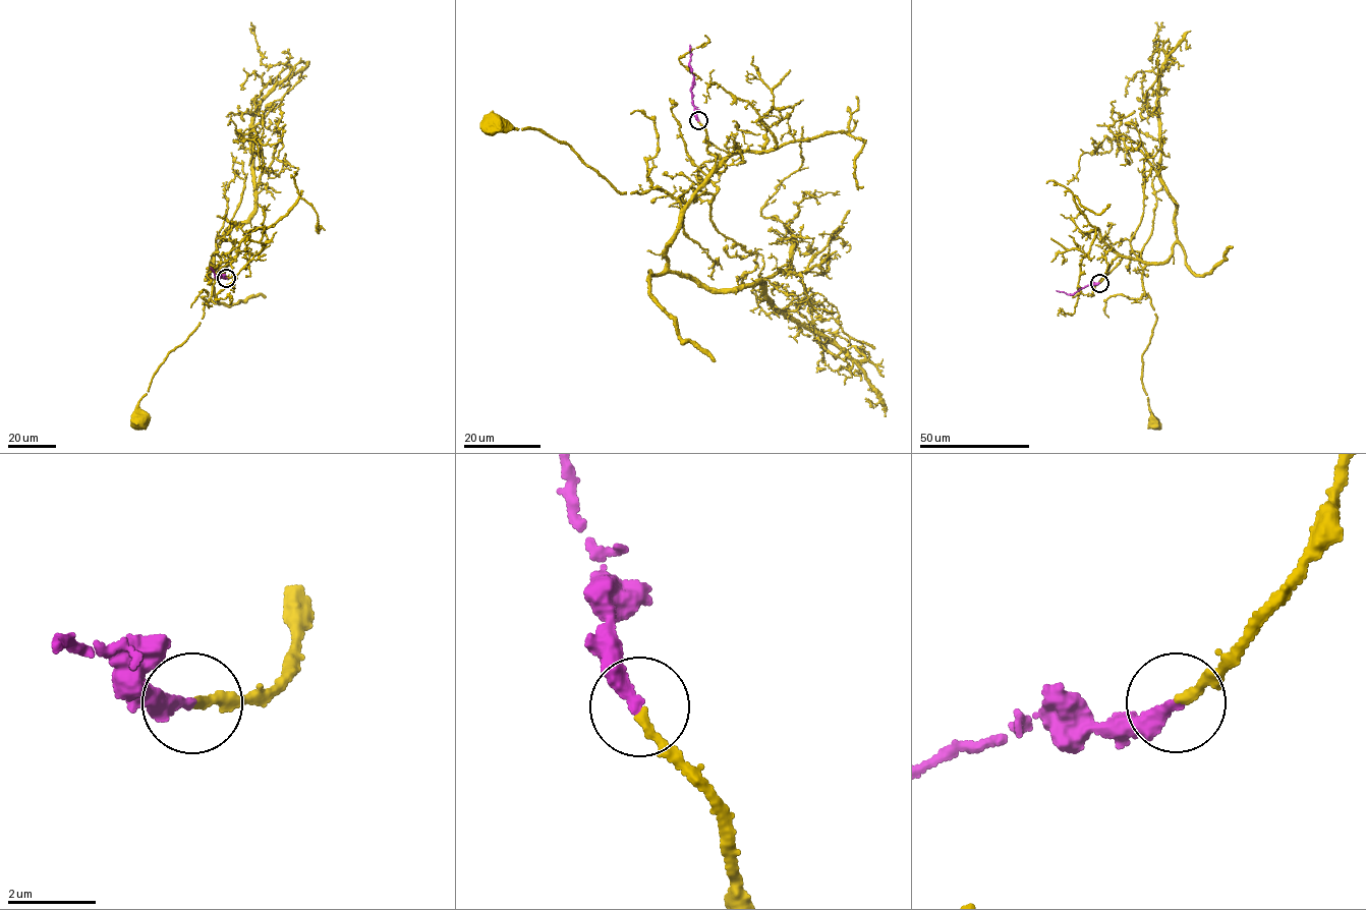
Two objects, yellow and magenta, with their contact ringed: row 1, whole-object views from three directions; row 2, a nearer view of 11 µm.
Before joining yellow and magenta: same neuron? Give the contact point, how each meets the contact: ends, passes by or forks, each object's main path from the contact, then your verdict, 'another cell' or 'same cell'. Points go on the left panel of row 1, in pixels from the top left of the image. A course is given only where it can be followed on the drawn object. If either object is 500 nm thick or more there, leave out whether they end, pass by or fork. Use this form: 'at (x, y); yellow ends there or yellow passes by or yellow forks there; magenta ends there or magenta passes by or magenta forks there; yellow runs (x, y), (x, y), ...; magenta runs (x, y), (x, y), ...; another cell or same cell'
at (226, 278); yellow ends there; magenta ends there; yellow runs (227, 278), (234, 259), (213, 286), (196, 329), (168, 353), (138, 402), (137, 421); magenta runs (227, 278), (219, 274), (217, 279), (210, 267); same cell

